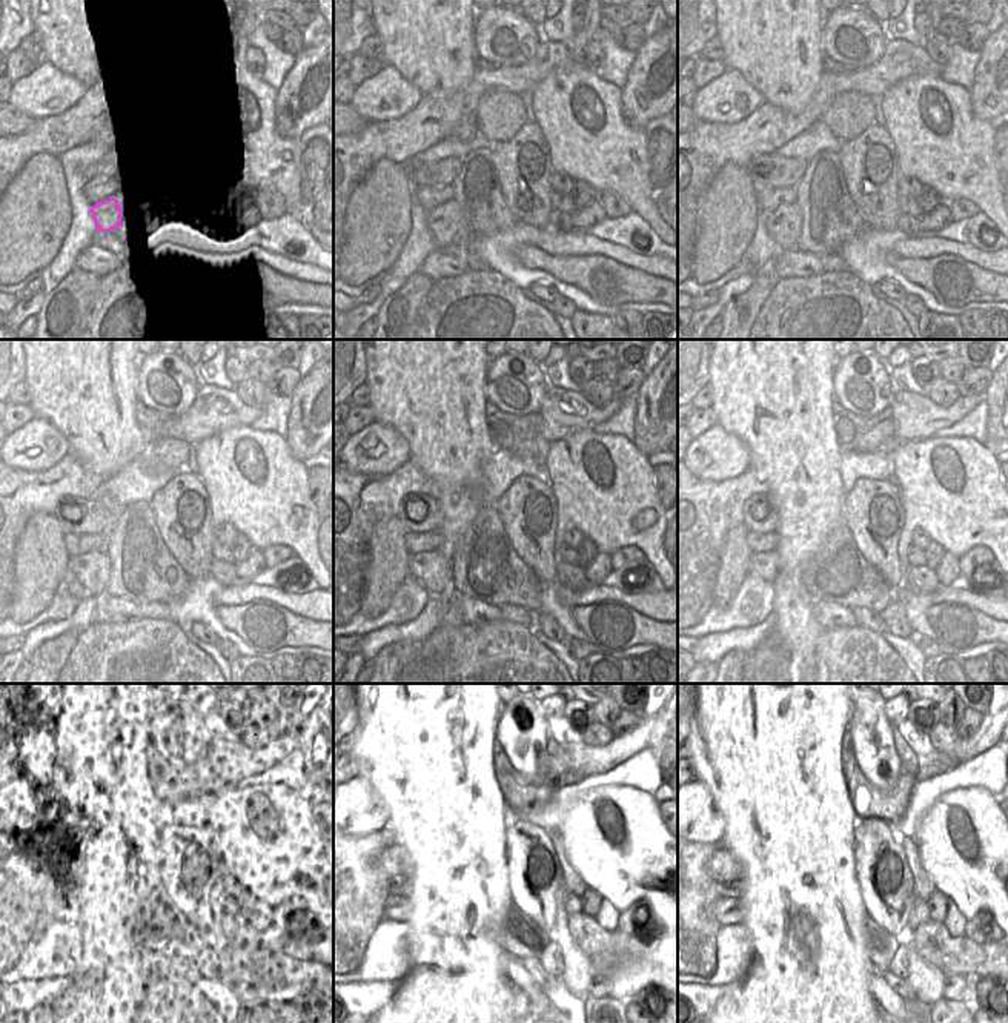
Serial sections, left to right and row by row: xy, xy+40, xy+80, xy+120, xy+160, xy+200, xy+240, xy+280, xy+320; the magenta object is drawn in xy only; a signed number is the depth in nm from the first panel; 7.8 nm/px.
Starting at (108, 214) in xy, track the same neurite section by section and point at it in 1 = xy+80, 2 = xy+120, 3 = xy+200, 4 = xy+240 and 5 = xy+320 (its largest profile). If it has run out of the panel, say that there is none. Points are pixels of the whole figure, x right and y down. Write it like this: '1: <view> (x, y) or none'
1: xy+80 (784, 225)
2: xy+120 (92, 569)
3: xy+200 (765, 564)
4: xy+240 (68, 910)
5: xy+320 (726, 910)

